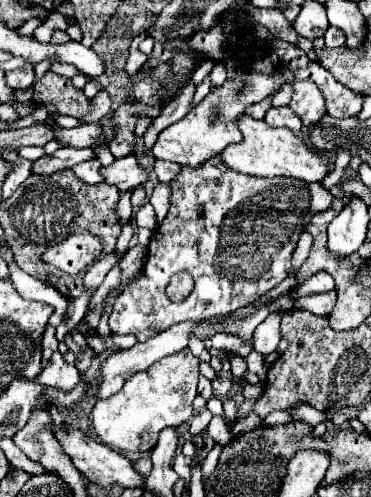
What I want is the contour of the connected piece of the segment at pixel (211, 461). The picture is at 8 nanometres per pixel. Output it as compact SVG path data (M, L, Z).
M214 443L214 447L208 451L208 455L204 457L204 463L202 463L202 473L204 473L204 475L210 475L210 473L216 469L220 453L222 453L222 445Z

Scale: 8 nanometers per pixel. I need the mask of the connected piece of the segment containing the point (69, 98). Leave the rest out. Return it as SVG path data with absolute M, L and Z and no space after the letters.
M46 73L34 83L32 103L52 105L58 115L70 115L82 123L96 123L110 113L110 96L106 91L100 91L94 101L90 101L70 79L54 73Z

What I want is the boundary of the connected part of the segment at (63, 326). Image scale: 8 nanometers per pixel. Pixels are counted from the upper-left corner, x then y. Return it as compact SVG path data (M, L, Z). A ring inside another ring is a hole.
M84 291L78 299L70 299L68 309L66 309L68 319L66 319L64 323L60 323L60 327L56 329L56 339L58 339L58 341L64 341L66 333L68 333L70 329L74 329L74 327L82 321L84 313L88 311L88 303L90 303L90 299L92 299L92 291Z

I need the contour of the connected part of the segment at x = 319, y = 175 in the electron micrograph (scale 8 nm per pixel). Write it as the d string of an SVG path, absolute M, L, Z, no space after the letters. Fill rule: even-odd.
M242 115L240 131L244 135L244 141L238 145L230 145L226 147L226 151L222 151L222 161L238 173L248 173L256 177L282 175L282 177L294 177L306 183L322 181L330 173L330 159L314 151L312 147L308 147L304 139L300 139L286 127L280 127L280 129L270 127L266 121L256 121L248 115Z

